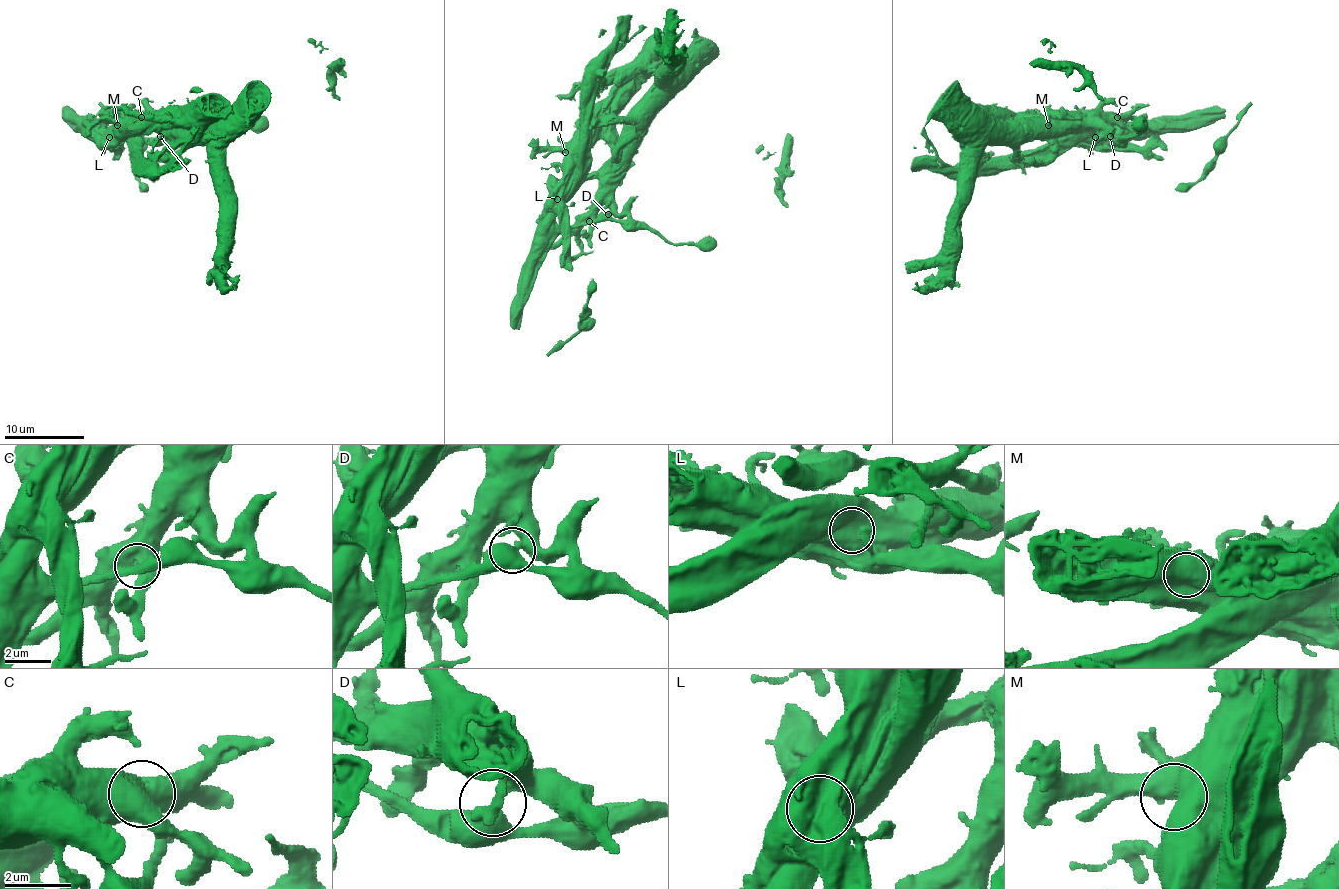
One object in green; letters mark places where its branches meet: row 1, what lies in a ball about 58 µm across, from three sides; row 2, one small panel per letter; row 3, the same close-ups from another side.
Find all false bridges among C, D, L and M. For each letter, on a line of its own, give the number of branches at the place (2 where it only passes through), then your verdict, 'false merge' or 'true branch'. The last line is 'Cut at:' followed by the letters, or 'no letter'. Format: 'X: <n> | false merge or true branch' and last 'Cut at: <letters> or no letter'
C: 2 | true branch
D: 2 | false merge
L: 1 | false merge
M: 1 | true branch
Cut at: D, L

